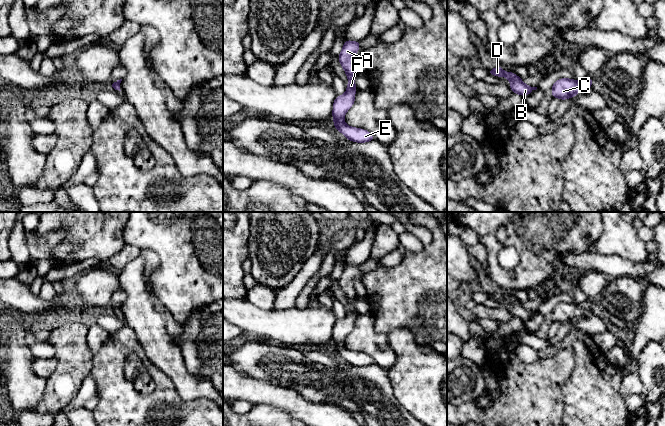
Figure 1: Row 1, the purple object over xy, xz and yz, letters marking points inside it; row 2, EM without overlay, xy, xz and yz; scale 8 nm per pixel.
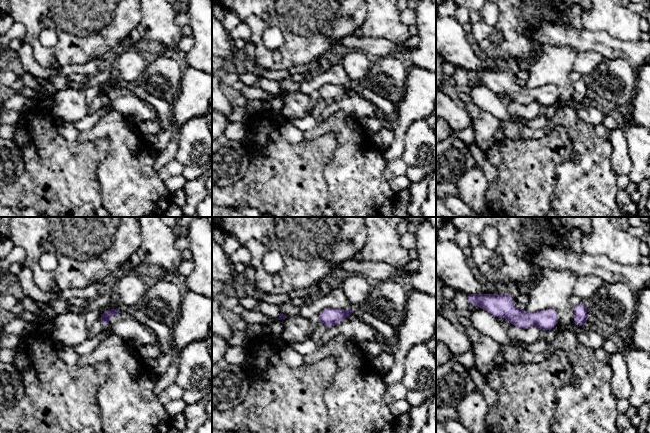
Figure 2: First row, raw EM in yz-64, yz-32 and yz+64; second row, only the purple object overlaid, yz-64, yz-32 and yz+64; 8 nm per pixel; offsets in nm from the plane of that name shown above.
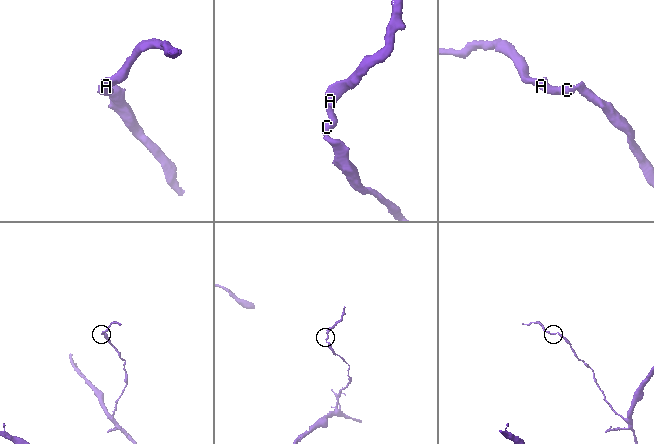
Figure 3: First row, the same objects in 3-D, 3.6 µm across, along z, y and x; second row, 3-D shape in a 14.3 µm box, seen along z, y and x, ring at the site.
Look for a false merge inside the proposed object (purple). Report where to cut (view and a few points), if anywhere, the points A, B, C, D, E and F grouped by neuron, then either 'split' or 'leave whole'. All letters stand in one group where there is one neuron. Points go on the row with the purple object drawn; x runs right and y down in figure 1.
no cut | A B C D E F | leave whole

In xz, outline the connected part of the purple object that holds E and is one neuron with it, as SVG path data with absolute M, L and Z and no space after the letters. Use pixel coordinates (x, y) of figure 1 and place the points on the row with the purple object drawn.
M346 40L341 53L338 56L339 62L343 67L349 83L346 93L336 96L333 103L334 129L340 131L348 140L357 143L365 143L376 139L369 131L362 128L354 128L343 122L346 112L353 106L355 101L355 91L358 89L354 78L357 75L354 56L359 51L360 43L357 41Z

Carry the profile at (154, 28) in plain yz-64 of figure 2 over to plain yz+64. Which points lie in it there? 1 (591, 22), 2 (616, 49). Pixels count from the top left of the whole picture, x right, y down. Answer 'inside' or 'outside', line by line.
1: inside
2: outside

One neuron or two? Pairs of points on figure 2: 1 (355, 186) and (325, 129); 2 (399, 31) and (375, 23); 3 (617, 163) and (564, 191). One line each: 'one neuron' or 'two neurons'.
1: one neuron
2: one neuron
3: two neurons

